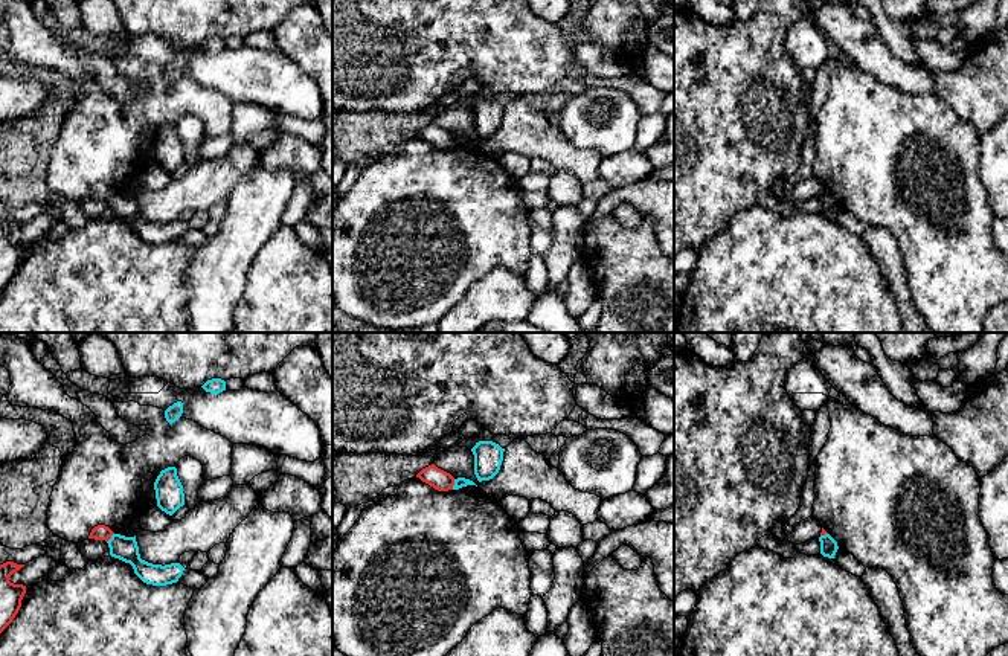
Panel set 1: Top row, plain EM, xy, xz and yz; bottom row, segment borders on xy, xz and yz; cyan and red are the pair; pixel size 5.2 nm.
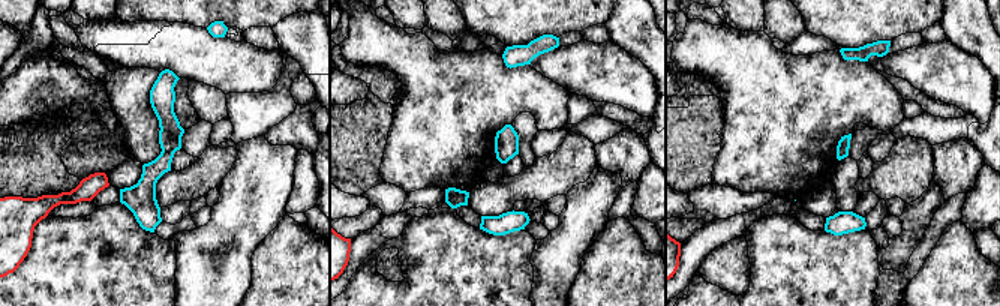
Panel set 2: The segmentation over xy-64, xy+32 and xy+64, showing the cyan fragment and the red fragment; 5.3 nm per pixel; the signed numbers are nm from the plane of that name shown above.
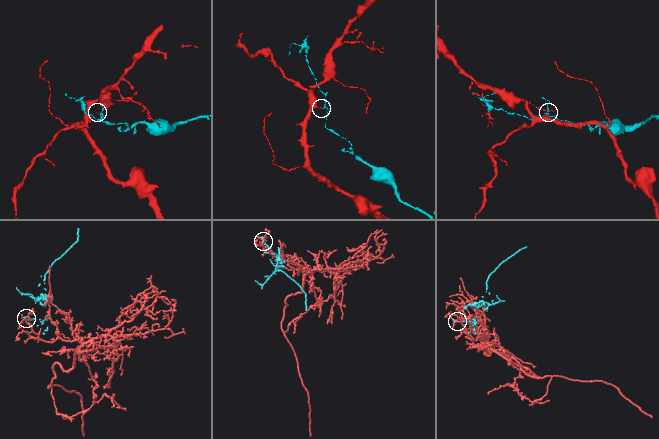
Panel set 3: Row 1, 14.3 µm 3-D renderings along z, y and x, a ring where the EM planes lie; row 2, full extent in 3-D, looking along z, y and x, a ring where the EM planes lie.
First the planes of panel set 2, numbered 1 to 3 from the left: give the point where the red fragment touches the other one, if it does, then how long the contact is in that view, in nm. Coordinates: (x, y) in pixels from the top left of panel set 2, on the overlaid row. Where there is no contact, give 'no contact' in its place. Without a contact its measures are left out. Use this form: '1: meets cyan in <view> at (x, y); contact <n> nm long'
1: no contact
2: no contact
3: no contact

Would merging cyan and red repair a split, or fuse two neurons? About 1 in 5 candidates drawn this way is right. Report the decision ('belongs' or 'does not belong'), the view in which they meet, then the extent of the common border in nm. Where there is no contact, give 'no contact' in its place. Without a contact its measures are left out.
does not belong; meets cyan in xz; contact 60 nm long

